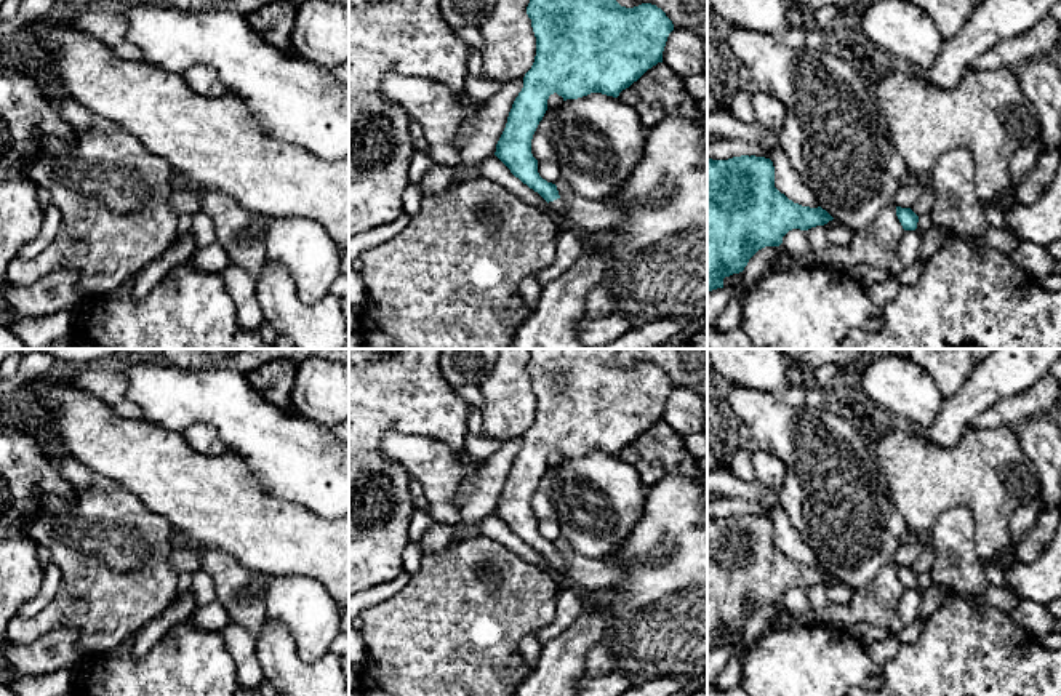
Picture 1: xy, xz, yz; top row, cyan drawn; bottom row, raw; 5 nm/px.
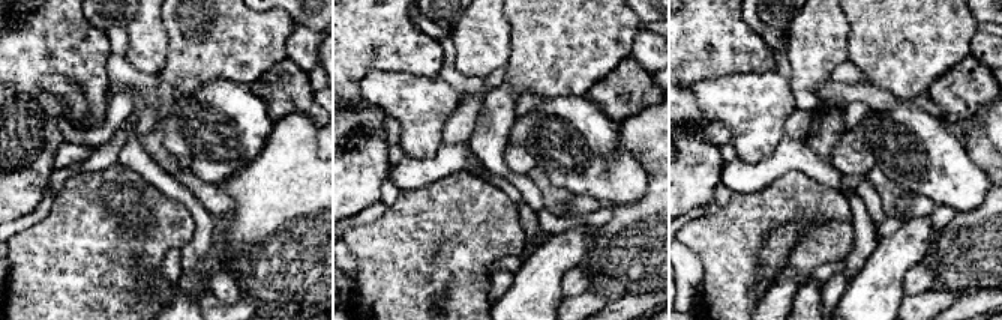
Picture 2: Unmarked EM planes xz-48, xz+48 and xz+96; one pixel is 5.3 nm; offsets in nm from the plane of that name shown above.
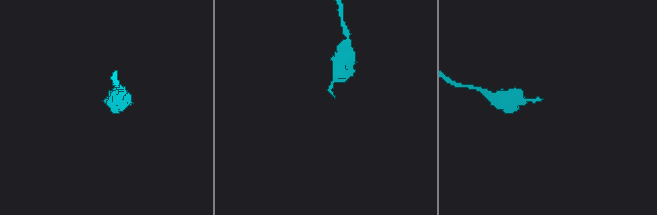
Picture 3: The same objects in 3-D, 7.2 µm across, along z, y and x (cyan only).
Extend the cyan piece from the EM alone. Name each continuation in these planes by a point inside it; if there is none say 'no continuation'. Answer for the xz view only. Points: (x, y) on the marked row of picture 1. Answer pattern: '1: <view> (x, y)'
1: xz (557, 205)

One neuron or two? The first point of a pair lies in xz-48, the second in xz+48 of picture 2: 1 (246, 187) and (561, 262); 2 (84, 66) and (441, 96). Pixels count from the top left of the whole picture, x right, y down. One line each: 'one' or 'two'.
1: two
2: two

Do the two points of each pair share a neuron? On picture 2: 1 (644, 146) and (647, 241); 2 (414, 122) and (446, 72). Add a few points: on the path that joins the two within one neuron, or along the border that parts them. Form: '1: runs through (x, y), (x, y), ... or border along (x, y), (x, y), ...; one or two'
1: runs through (653, 170), (653, 217); one
2: border along (438, 75), (461, 95); two

